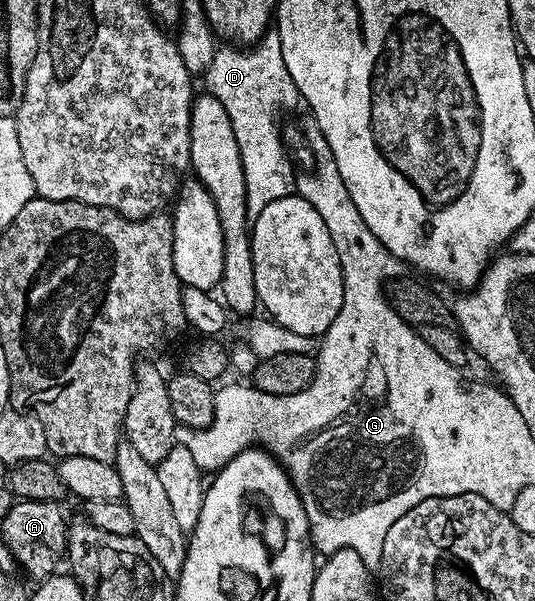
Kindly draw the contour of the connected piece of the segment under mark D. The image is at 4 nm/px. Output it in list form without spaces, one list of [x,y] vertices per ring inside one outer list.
[[[277,27],[267,28],[261,41],[249,50],[239,50],[234,46],[219,47],[204,74],[204,80],[210,87],[207,88],[209,95],[215,96],[220,106],[228,110],[228,118],[236,134],[236,146],[240,146],[247,216],[258,216],[260,210],[276,202],[276,198],[295,195],[296,165],[284,143],[284,128],[278,125],[278,115],[285,108],[299,103],[300,97],[296,82],[292,82],[292,74],[288,74],[288,66],[284,66]]]

